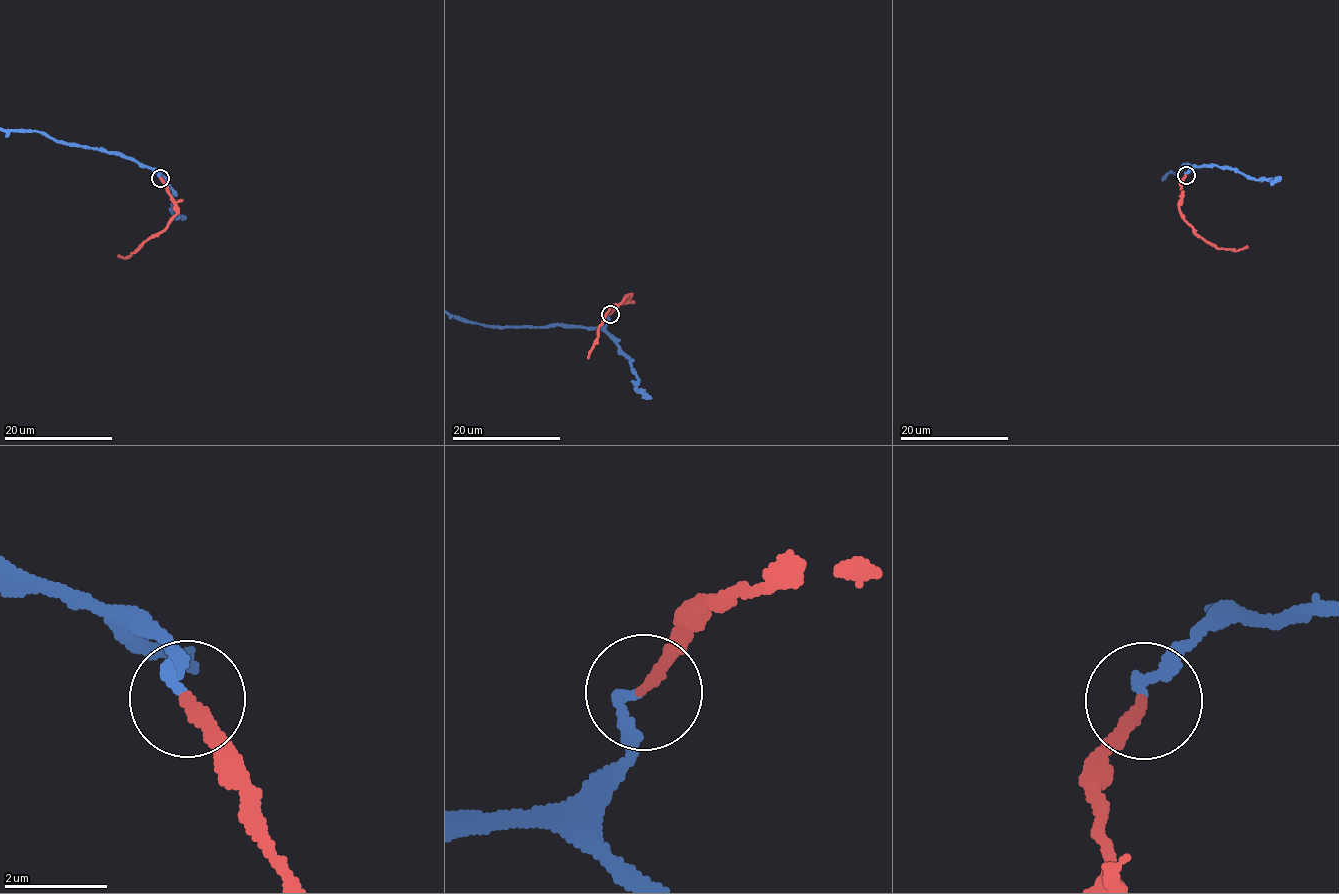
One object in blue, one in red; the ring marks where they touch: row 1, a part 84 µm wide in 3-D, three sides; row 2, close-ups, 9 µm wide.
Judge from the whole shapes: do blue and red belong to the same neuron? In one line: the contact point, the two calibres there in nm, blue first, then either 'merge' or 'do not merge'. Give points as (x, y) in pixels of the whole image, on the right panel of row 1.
(1186, 175) | 200/220 nm | merge

